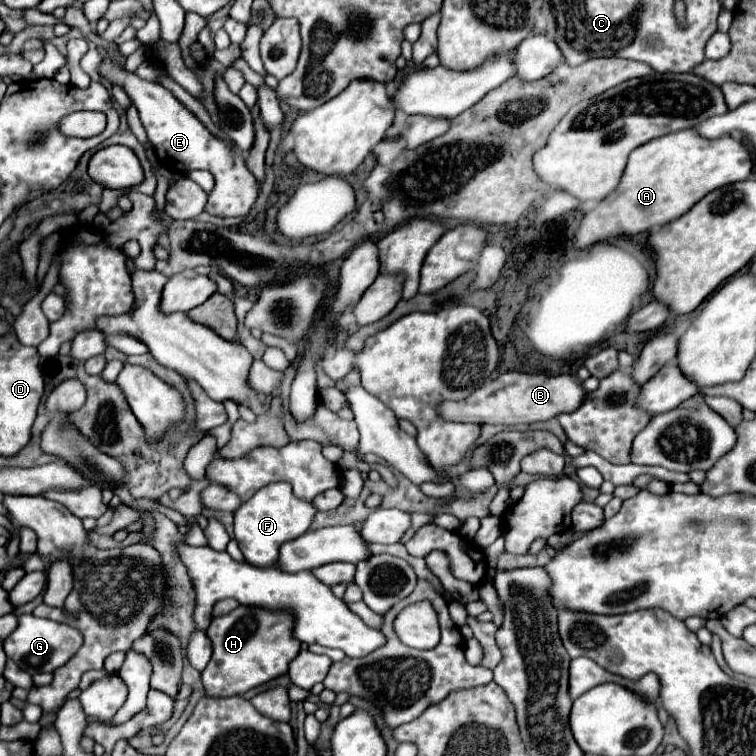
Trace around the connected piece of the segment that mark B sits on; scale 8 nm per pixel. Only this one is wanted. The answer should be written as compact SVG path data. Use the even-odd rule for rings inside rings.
M509 371L509 373L499 375L495 381L483 383L465 401L443 403L439 407L439 413L449 421L461 421L461 423L477 423L477 425L491 423L491 425L503 426L525 423L529 425L537 421L549 421L561 413L575 411L583 403L585 397L587 397L587 391L571 375L553 377L553 375L543 375L543 373Z

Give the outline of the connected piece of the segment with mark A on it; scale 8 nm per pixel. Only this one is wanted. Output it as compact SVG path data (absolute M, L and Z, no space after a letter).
M695 129L657 137L657 141L649 141L629 155L619 187L583 217L575 235L575 247L587 249L611 237L637 235L653 225L669 223L687 213L713 189L743 181L751 171L753 157L749 147L733 137L709 141Z

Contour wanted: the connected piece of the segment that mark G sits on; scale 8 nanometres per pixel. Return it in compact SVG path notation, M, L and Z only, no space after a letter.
M19 615L19 625L17 629L3 641L3 649L9 659L13 659L21 669L27 673L51 673L57 667L65 665L83 645L81 633L67 625L67 623L57 623L51 619L39 619L35 615Z

